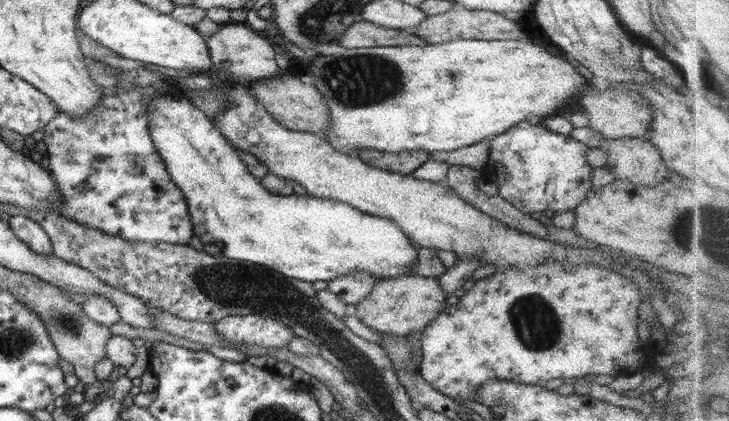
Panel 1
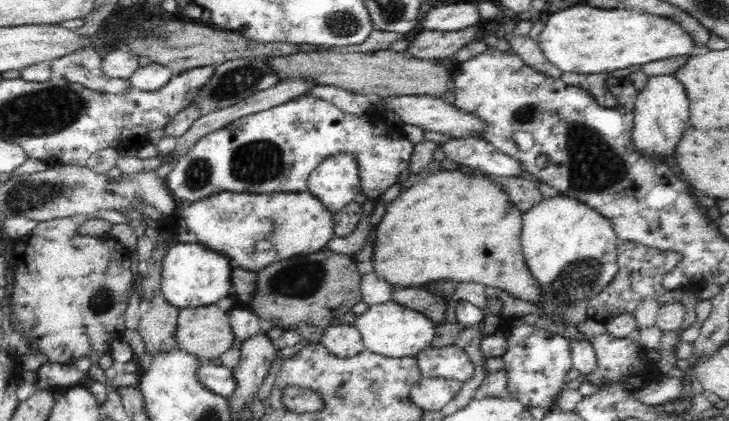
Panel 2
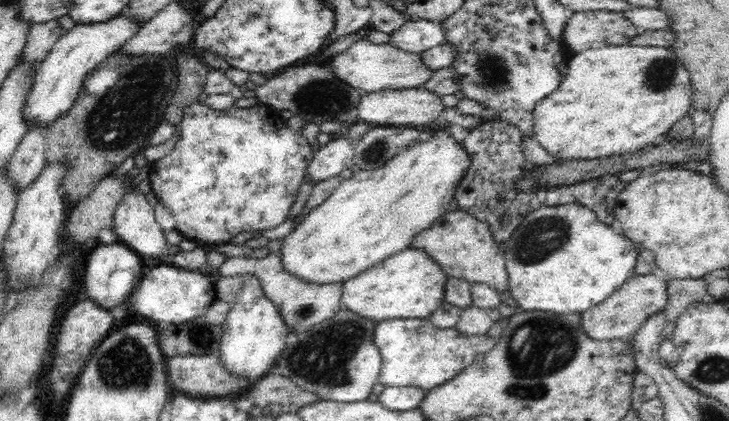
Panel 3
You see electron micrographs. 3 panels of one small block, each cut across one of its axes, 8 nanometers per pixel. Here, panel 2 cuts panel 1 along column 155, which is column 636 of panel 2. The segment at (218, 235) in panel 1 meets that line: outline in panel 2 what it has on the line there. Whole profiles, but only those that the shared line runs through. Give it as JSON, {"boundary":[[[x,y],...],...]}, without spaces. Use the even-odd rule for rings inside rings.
{"boundary":[[[664,73],[663,75],[651,76],[646,86],[638,93],[633,108],[634,126],[632,128],[632,141],[640,153],[654,155],[658,159],[665,161],[673,156],[676,145],[682,138],[684,129],[689,126],[690,101],[686,95],[686,88],[681,80],[674,73]]]}

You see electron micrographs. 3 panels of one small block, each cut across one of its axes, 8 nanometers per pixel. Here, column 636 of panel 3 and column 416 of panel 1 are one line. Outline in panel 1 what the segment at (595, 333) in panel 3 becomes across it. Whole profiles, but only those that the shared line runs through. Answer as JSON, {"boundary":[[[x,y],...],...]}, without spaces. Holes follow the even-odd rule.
{"boundary":[[[396,276],[390,280],[378,280],[370,296],[356,304],[356,316],[374,331],[406,338],[411,332],[426,330],[428,324],[432,324],[432,320],[444,312],[444,302],[452,300],[434,278]]]}

